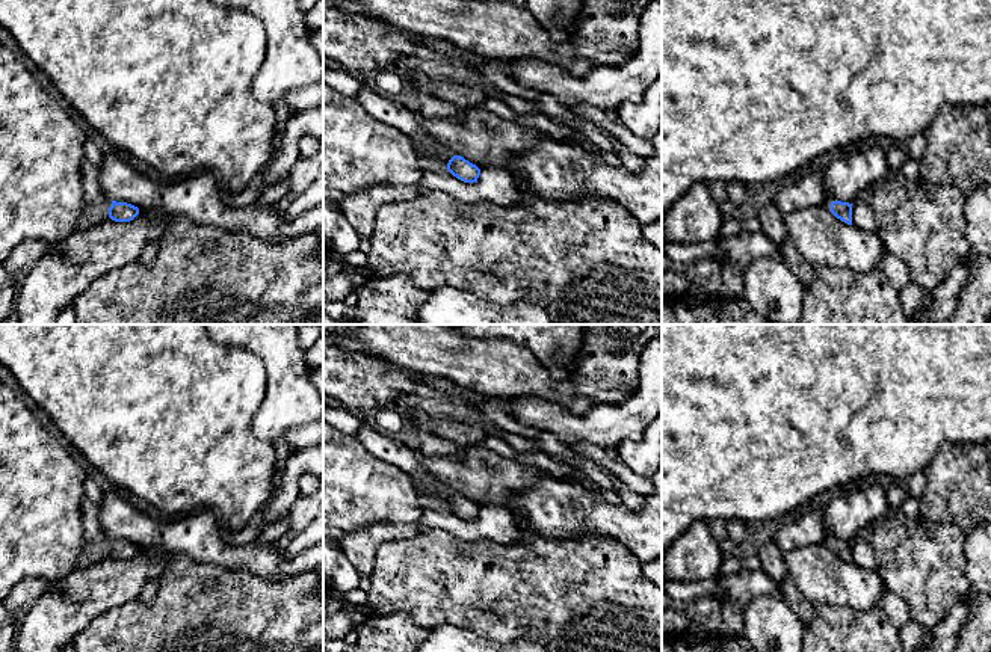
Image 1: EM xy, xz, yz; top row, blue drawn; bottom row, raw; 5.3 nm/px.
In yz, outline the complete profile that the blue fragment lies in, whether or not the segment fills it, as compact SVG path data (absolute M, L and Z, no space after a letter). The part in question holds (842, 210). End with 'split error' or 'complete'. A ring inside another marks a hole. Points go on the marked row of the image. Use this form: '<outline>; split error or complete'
M825 195L822 205L828 208L841 222L852 225L852 204L837 201L832 196Z; split error

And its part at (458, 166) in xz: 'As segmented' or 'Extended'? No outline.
Extended

